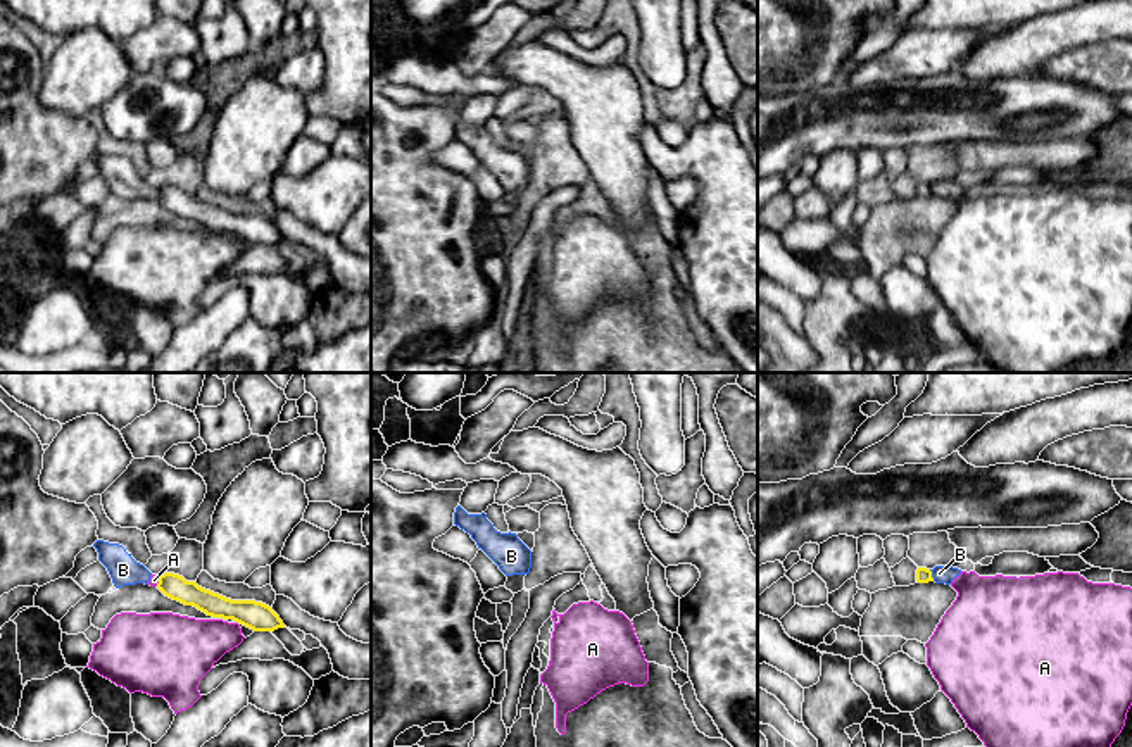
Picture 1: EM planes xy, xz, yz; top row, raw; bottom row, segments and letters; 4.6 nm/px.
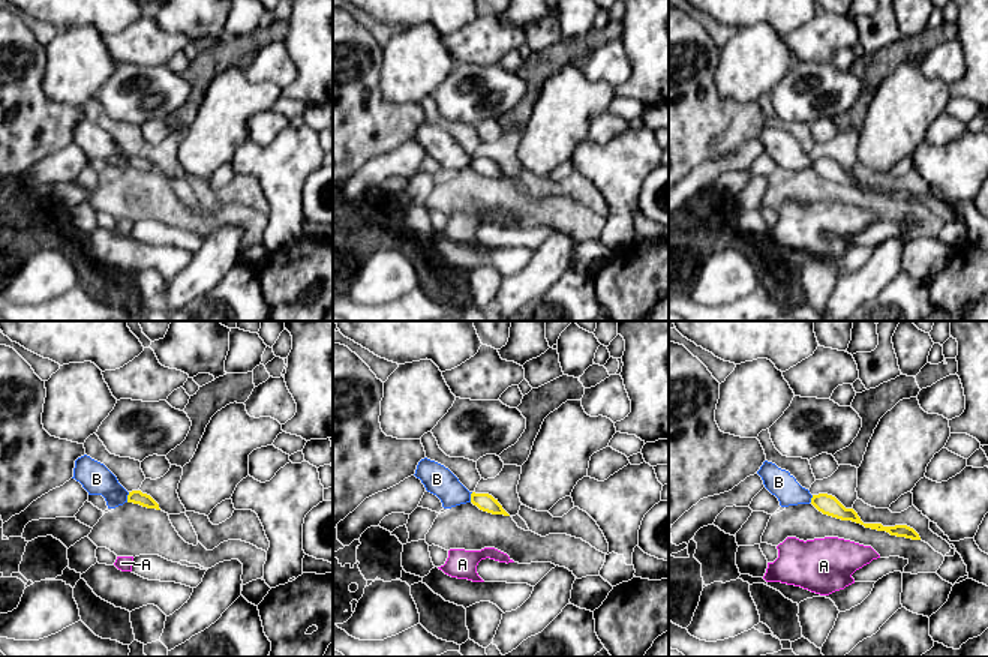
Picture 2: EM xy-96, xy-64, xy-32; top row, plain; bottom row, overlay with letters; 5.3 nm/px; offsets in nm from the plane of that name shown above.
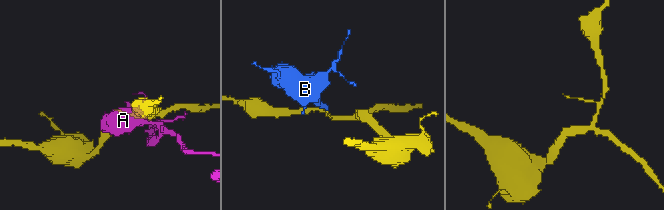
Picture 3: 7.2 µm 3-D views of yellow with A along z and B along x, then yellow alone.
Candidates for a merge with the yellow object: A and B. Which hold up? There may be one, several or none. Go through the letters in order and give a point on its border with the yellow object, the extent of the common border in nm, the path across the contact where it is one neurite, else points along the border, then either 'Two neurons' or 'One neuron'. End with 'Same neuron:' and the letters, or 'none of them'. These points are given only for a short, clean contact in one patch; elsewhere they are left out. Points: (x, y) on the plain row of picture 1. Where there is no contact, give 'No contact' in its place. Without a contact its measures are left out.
A: Touches yellow at xy (159, 194). Shared border 60 nm. Two neurons
B: Touches yellow at yz (930, 188). Shared border 60 nm. Boundary: yz (929, 183), (934, 194). Two neurons
Same neuron: none of them

